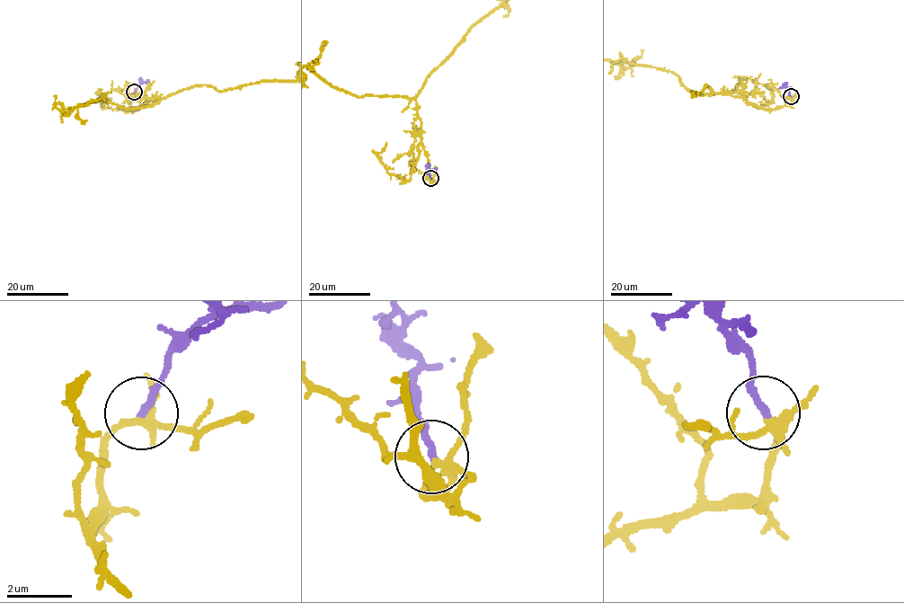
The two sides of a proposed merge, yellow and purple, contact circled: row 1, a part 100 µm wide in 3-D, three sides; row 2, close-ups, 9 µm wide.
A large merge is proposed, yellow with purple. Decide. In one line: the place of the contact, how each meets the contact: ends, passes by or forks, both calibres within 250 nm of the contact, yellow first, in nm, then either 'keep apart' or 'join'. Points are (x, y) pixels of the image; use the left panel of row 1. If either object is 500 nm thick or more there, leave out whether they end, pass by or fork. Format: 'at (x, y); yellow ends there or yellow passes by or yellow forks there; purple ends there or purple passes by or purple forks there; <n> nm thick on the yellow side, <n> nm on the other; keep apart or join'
at (134, 92); yellow forks there; purple ends there; 220 nm thick on the yellow side, 200 nm on the other; join

